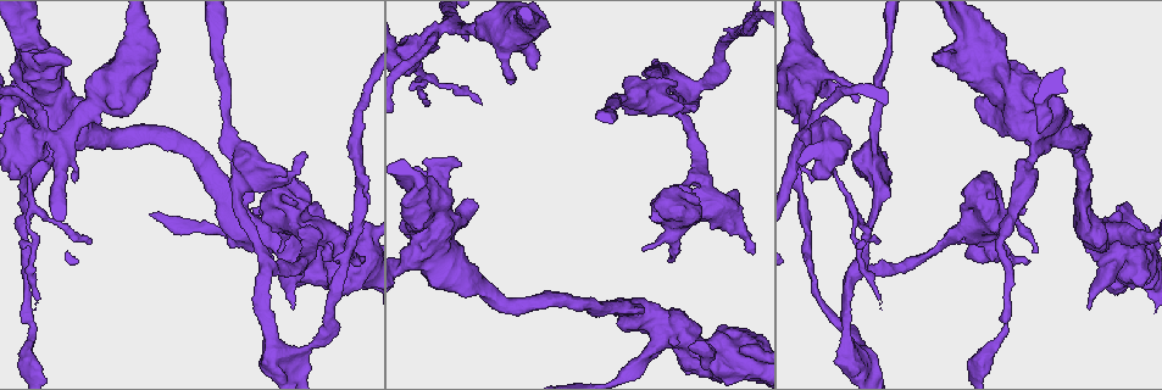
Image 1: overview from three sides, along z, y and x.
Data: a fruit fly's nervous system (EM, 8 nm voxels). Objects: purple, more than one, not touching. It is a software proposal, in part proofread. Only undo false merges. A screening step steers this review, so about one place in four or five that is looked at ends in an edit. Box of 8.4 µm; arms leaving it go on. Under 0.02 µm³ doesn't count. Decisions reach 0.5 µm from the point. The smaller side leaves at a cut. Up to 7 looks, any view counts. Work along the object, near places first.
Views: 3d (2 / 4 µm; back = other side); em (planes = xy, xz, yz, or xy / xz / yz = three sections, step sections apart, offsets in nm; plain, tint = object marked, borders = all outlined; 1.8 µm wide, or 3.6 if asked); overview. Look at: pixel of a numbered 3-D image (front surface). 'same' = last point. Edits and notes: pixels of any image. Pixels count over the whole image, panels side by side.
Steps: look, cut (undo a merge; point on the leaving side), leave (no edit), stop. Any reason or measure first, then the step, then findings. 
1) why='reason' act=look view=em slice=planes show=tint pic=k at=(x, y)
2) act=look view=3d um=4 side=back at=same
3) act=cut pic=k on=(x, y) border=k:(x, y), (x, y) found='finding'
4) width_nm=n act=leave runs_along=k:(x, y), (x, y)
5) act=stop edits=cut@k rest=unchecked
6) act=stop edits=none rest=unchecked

why='a fork' act=look view=em slice=planes show=tint pic=1 at=(269, 267)

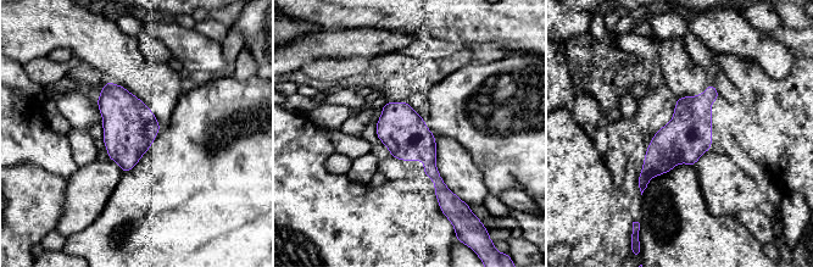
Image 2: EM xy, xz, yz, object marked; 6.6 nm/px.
act=leave found='all the same neuron'

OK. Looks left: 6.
why='thick turns thin' act=look view=3d um=4 pic=1 at=(30, 327)

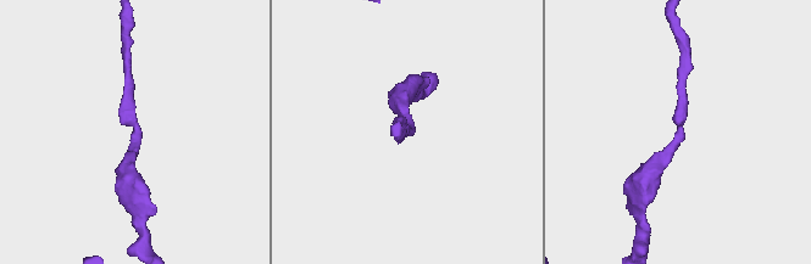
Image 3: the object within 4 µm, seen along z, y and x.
why='shape alone is not enough' act=look view=em slice=yz step=8 show=borders pic=3 at=(134, 134)

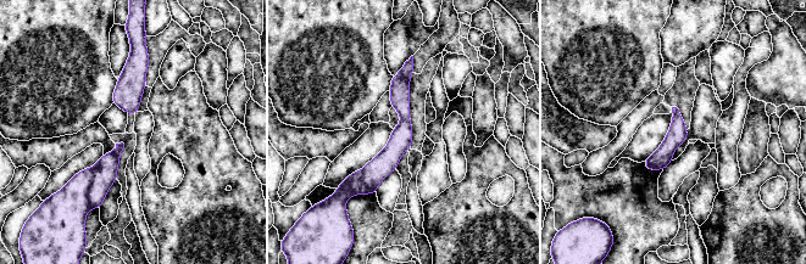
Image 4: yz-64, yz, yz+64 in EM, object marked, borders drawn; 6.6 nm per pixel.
why='another direction' act=look view=em slice=planes show=borders at=same

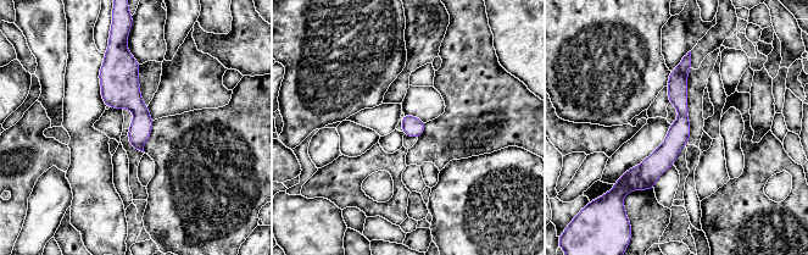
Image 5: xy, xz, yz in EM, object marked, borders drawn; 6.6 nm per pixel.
act=cut pic=5 on=(612, 203) border=5:(640, 166), (637, 188) found='two neurons meet here'

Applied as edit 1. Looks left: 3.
why='see it whole again' act=look view=overview

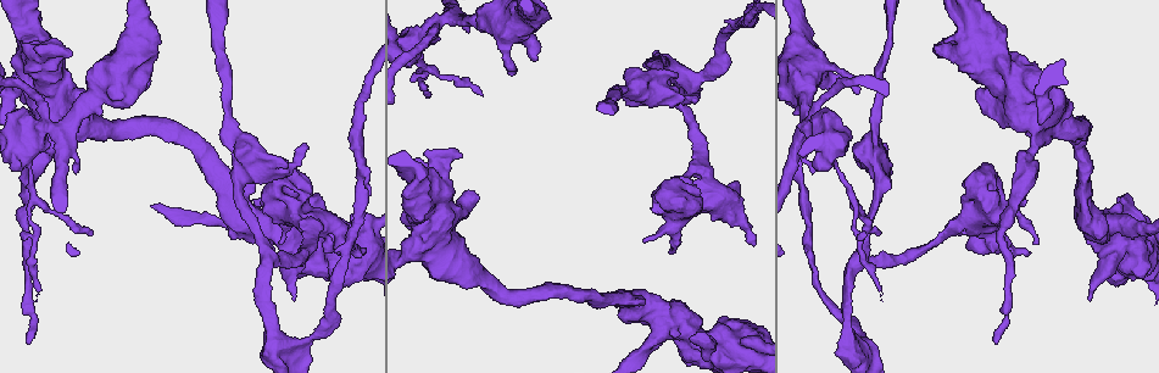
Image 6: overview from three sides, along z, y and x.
act=look view=3d um=4 pic=6 at=(416, 247)

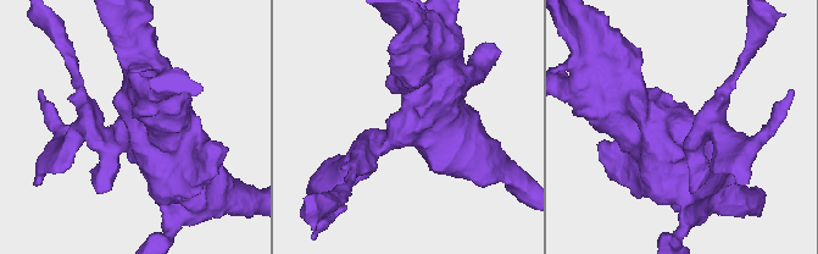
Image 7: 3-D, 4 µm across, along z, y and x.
why='need the tissue' act=look view=em um=3.6 slice=planes show=tint pic=7 at=(681, 138)

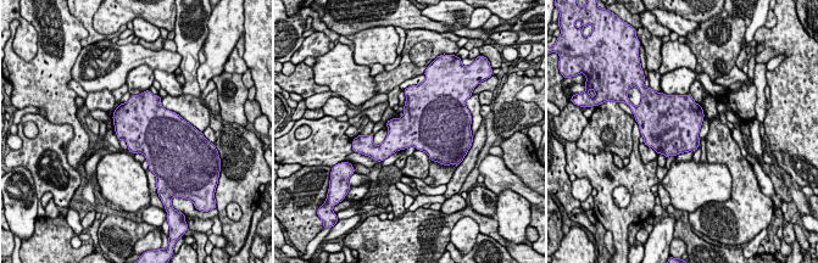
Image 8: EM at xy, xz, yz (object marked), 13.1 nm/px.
act=leave found='continuous, no second neuron'

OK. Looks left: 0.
act=stop edits=cut@5 rest=unchecked

